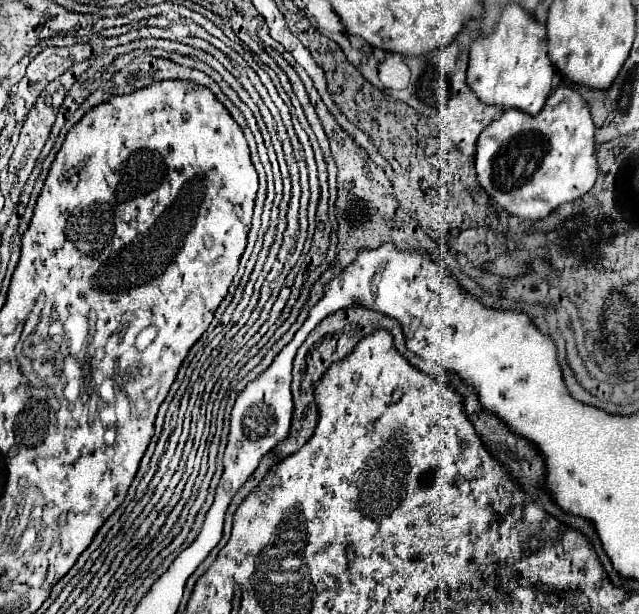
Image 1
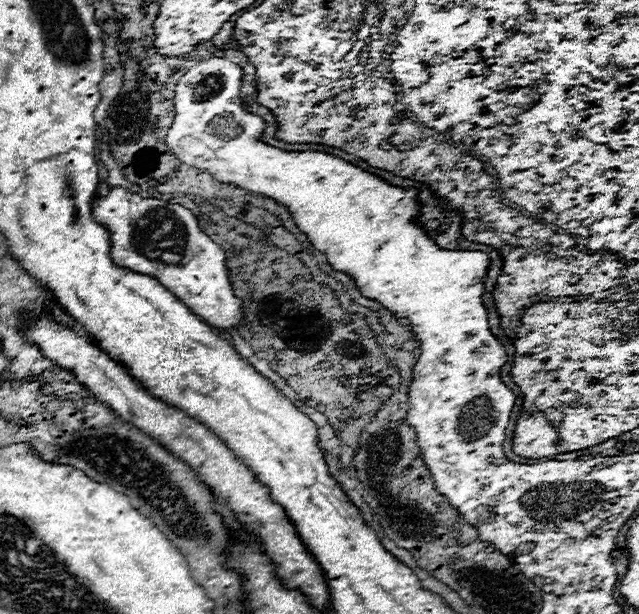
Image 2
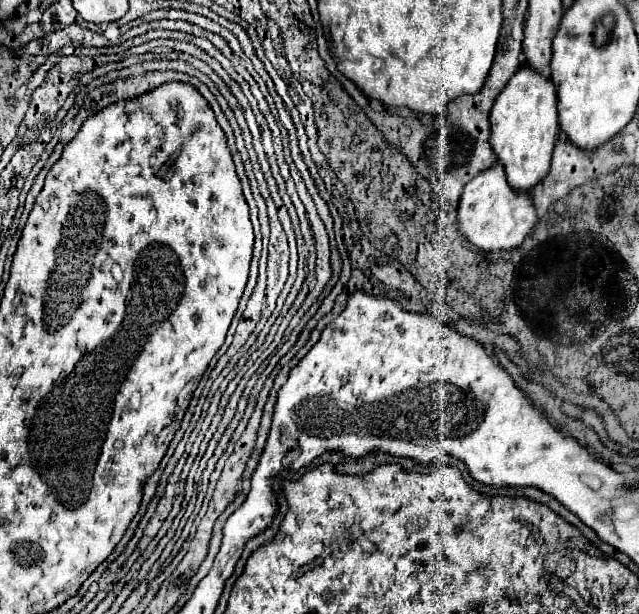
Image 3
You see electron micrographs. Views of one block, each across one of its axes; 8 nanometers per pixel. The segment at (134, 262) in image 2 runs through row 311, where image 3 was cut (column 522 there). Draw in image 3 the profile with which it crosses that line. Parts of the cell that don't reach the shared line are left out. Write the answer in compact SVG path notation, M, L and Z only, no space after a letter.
M496 164L494 168L488 168L486 172L474 176L474 180L466 184L460 196L458 226L462 234L480 250L518 248L524 242L524 238L536 228L536 224L538 224L538 216L530 192L510 188L502 164Z

